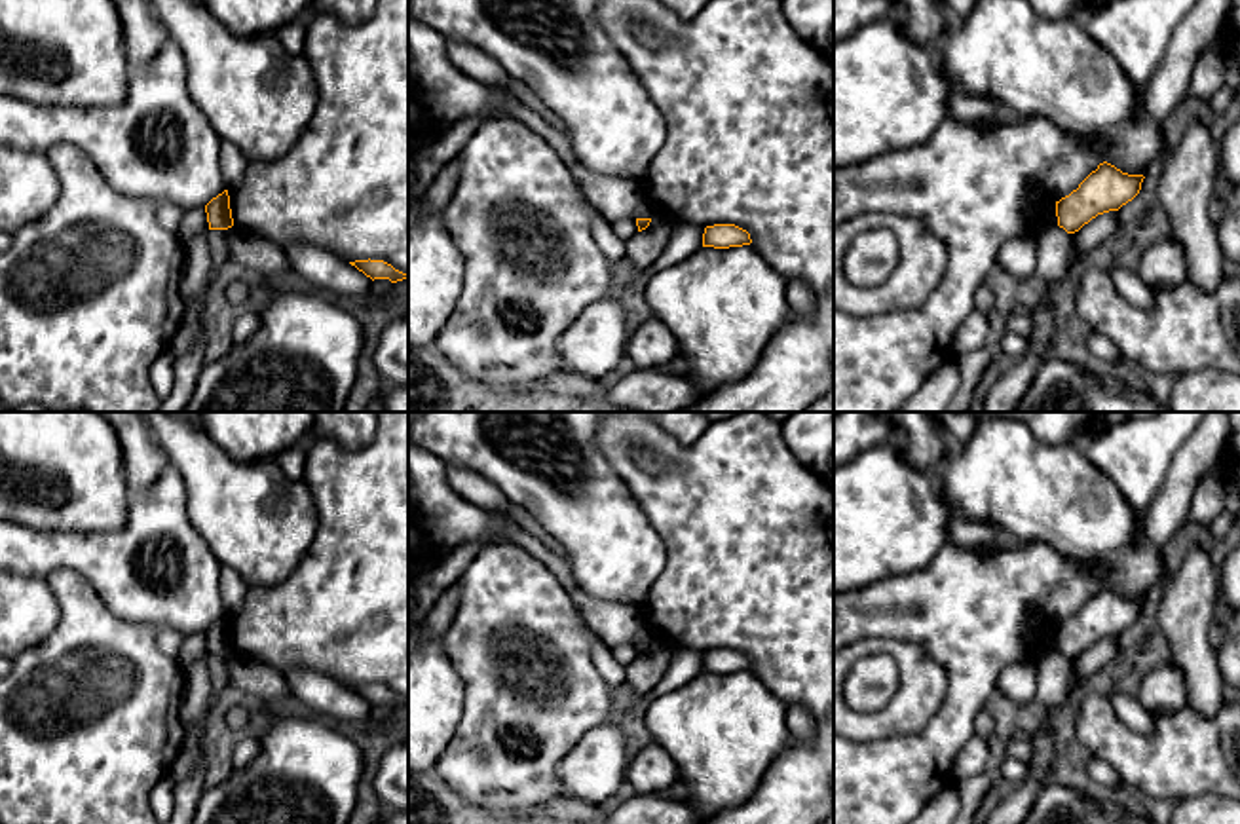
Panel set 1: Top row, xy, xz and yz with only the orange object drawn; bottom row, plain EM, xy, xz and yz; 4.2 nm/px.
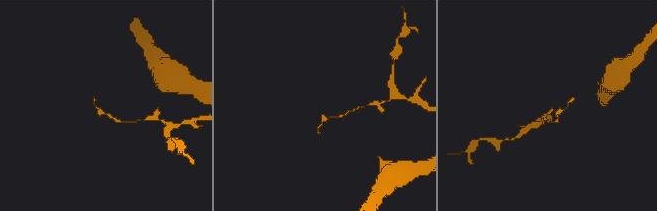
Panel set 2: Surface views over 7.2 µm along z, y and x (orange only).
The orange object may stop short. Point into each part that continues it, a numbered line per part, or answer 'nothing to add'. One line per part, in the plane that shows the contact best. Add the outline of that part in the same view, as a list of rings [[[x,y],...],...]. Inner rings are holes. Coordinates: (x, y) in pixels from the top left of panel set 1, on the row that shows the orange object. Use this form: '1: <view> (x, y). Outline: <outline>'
nothing to add

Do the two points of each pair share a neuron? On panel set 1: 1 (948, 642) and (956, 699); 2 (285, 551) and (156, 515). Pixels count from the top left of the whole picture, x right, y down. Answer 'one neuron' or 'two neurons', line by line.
1: one neuron
2: two neurons

